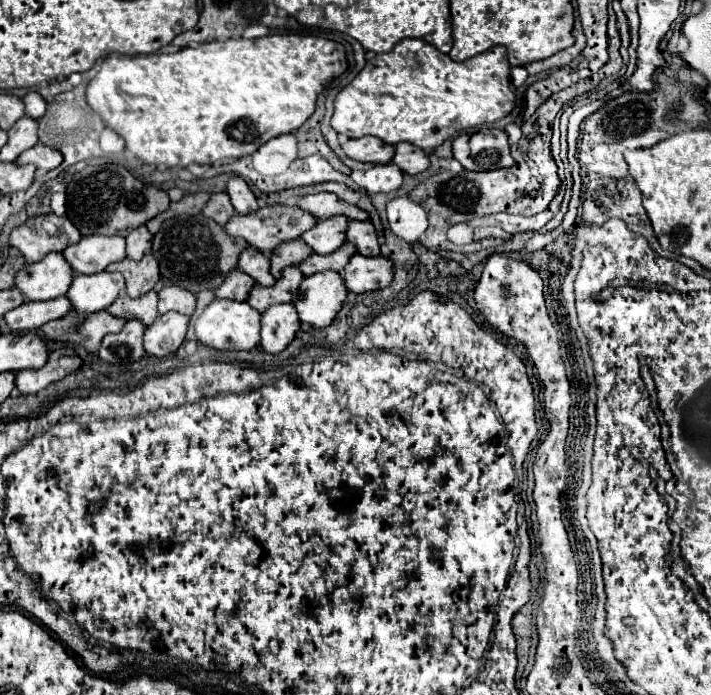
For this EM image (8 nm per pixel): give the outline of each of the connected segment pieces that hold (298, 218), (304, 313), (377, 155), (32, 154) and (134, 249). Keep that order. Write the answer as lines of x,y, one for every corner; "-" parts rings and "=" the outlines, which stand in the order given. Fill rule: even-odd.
275,204
275,206
265,206
265,208
259,208
251,214
235,214
225,230
229,236
241,236
247,240
247,244
251,244
253,248
265,252
265,254
271,254
279,244
285,244
285,242
291,242
291,240
297,240
303,232
307,232
309,228
313,228
317,224
317,220
307,214
307,210
301,210
299,206
283,206
283,204
=
317,272
301,282
301,296
295,302
301,322
327,328
337,318
347,298
347,288
339,272
=
375,136
347,140
343,144
343,150
349,158
359,162
371,162
371,164
387,164
395,156
395,146
385,144
=
37,144
29,150
25,150
19,158
17,164
35,164
39,170
53,170
63,162
63,154
53,148
45,148
43,144
=
145,226
131,230
127,234
127,258
131,258
131,260
143,258
143,254
149,252
149,248
151,248
151,240
153,240
153,234

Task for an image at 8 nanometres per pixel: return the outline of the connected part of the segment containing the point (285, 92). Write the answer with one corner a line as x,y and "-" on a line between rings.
269,34
263,38
247,40
247,38
231,38
225,42
209,42
201,44
197,48
183,48
175,54
147,54
147,56
125,56
125,54
111,54
103,60
101,70
97,76
89,82
87,86
87,102
89,106
101,114
103,122
111,126
119,136
125,138
127,150
131,150
139,160
151,166
167,164
169,168
173,166
189,166
191,162
197,164
213,164
221,158
243,158
253,154
259,146
263,146
267,140
293,132
297,130
313,112
315,112
315,102
317,96
323,92
325,84
343,74
347,70
347,58
345,58
345,48
339,42
321,38
321,36
301,36
301,34

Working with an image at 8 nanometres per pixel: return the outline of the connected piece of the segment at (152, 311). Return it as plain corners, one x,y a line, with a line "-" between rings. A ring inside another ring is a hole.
155,290
147,292
143,298
129,298
127,294
123,294
123,296
119,296
119,300
115,300
107,308
107,312
111,312
113,316
123,316
127,320
139,318
149,326
157,318
157,300
159,298
157,298

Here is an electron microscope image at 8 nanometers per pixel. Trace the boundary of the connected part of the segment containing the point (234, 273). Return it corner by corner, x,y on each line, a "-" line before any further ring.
231,270
225,278
225,282
215,290
217,298
231,298
231,300
247,300
251,288
255,286
255,280
251,280
251,276
247,276
241,270

